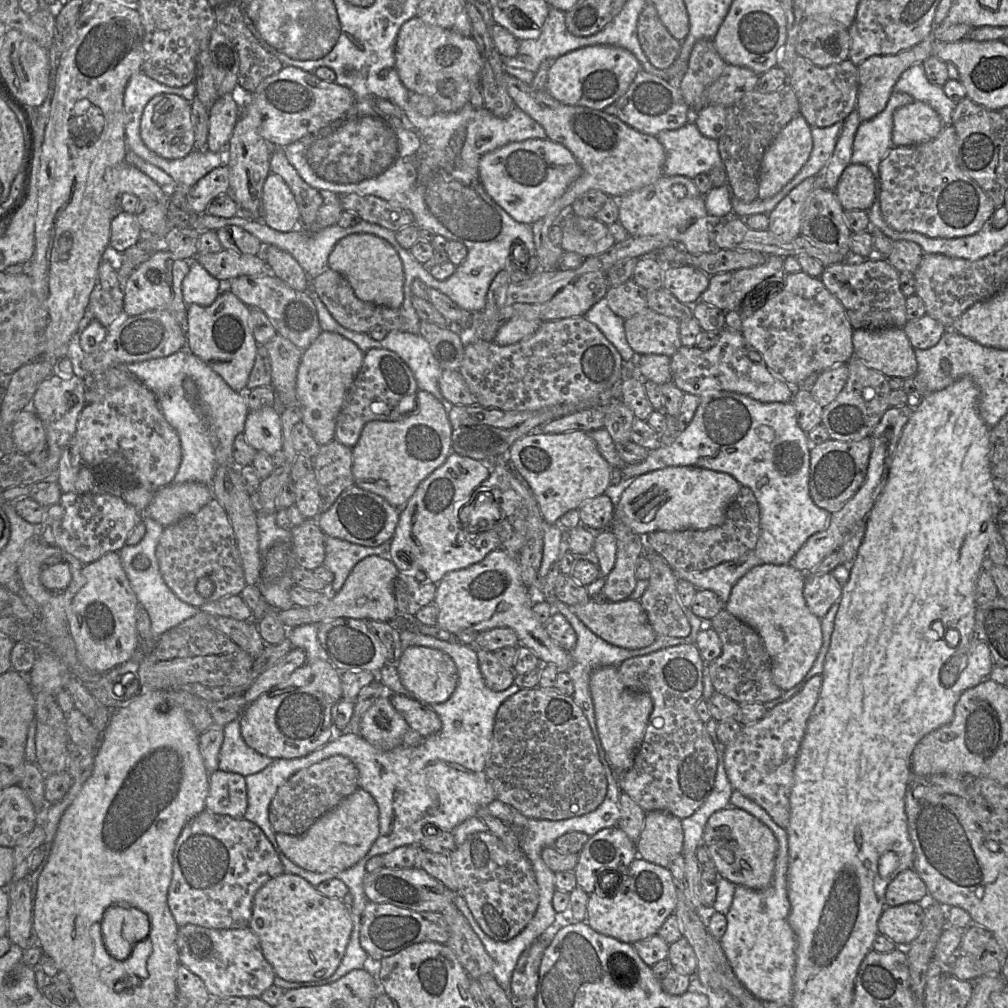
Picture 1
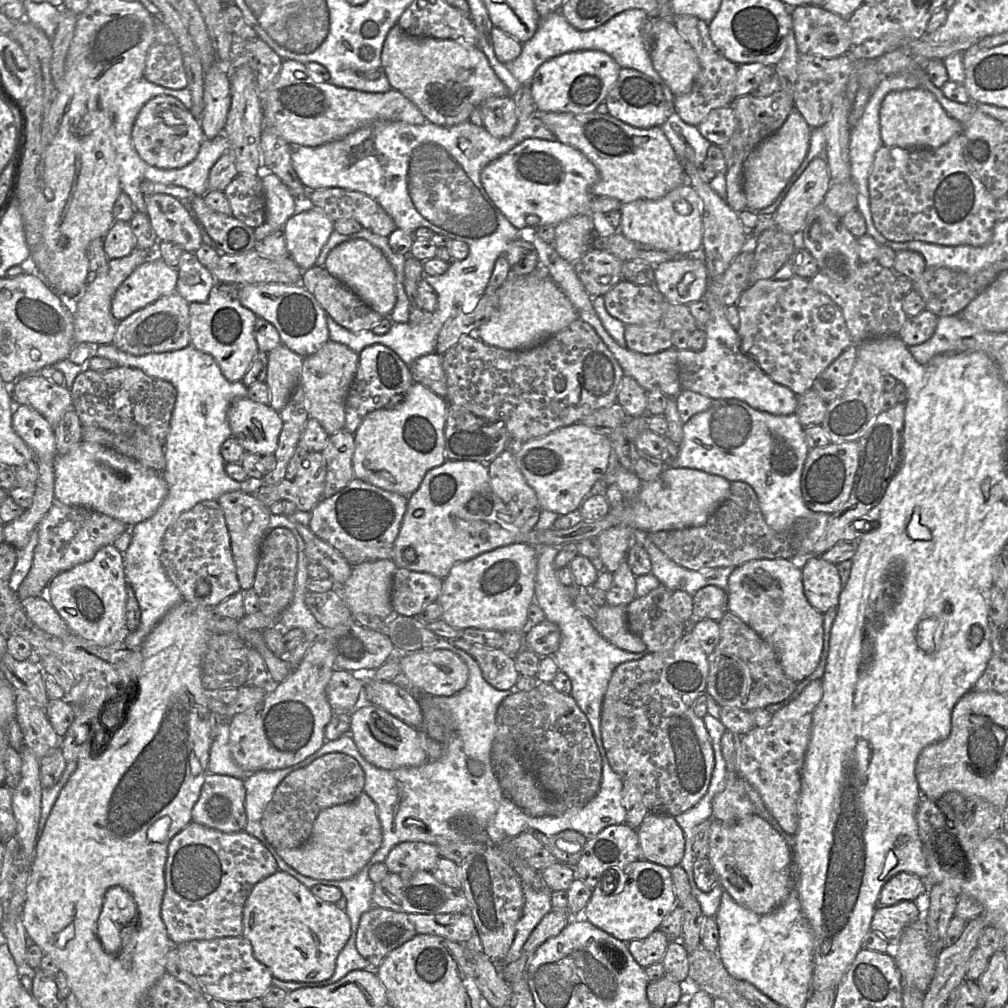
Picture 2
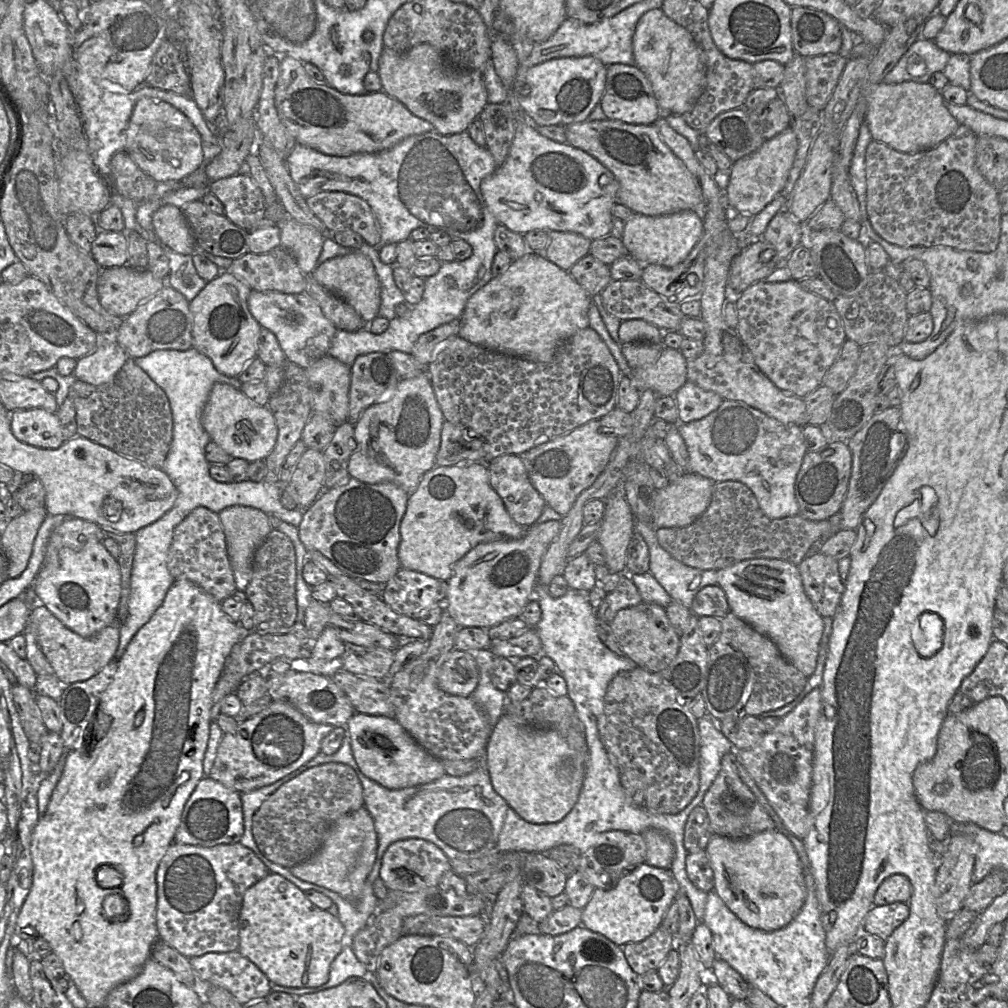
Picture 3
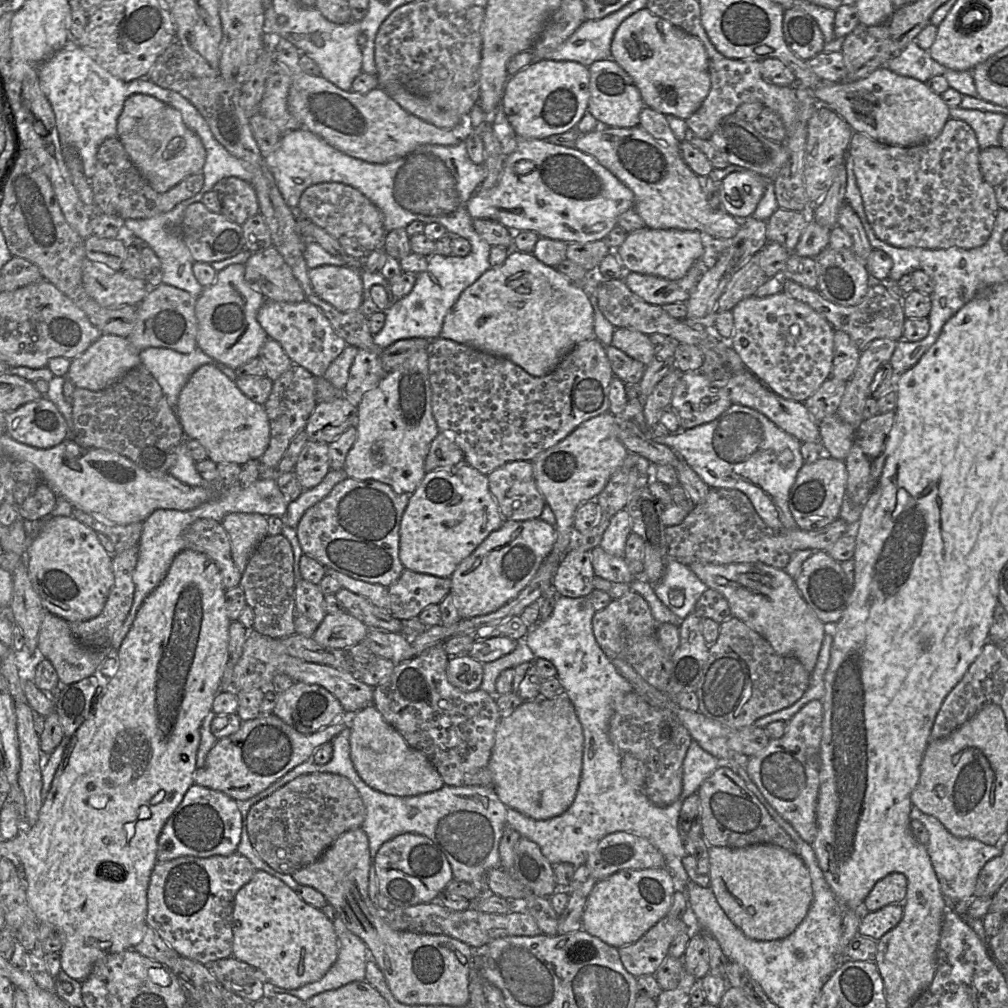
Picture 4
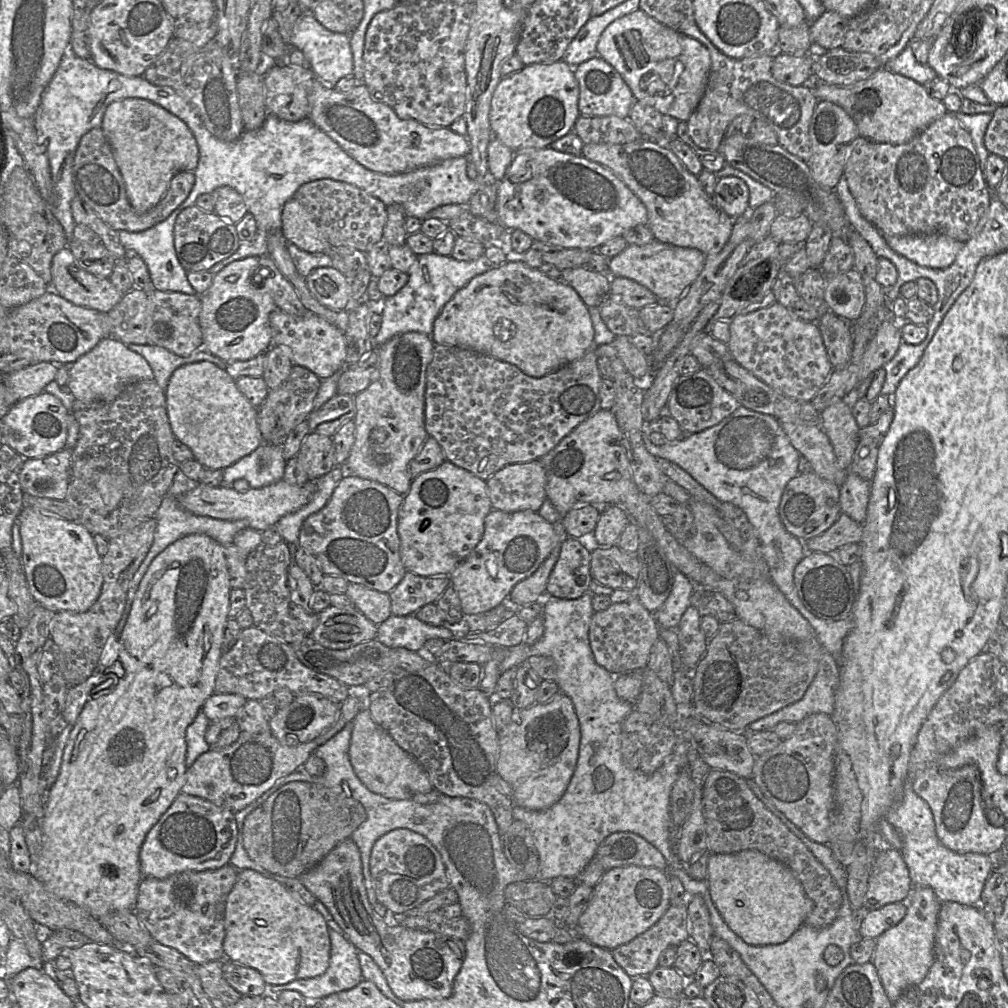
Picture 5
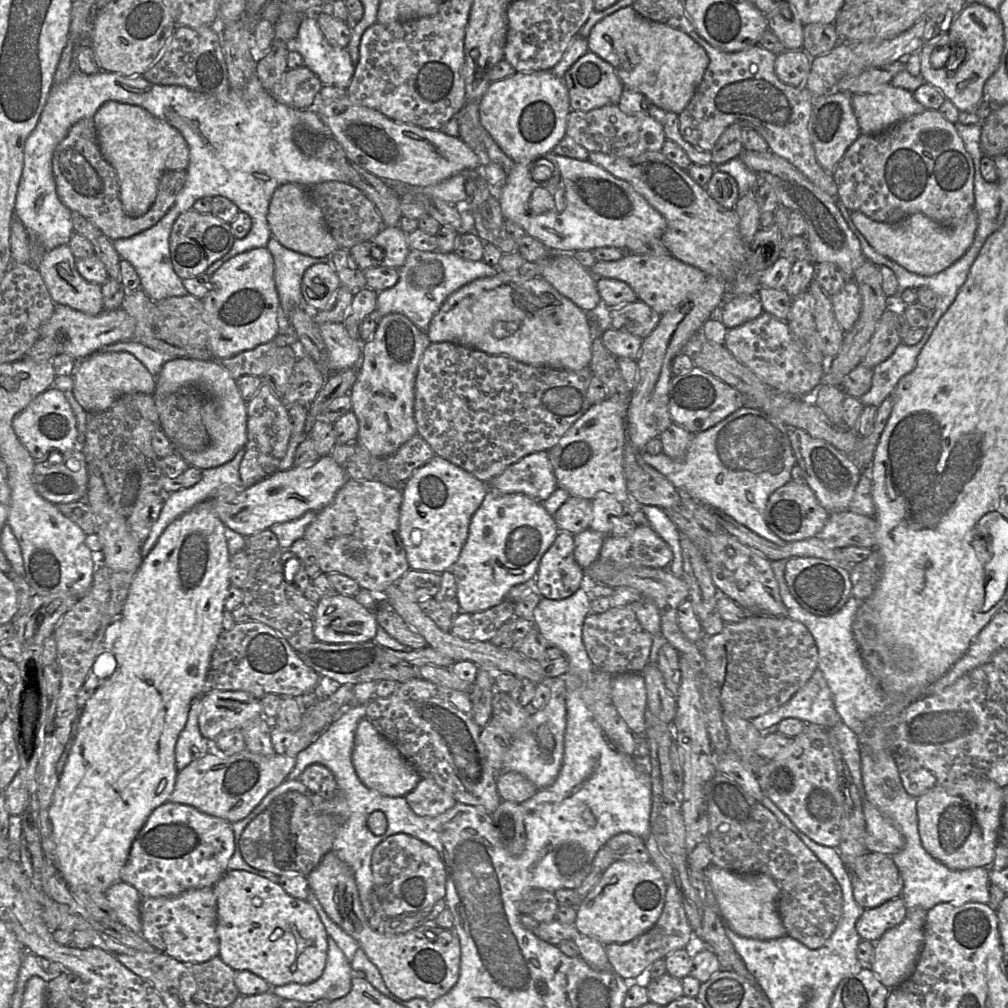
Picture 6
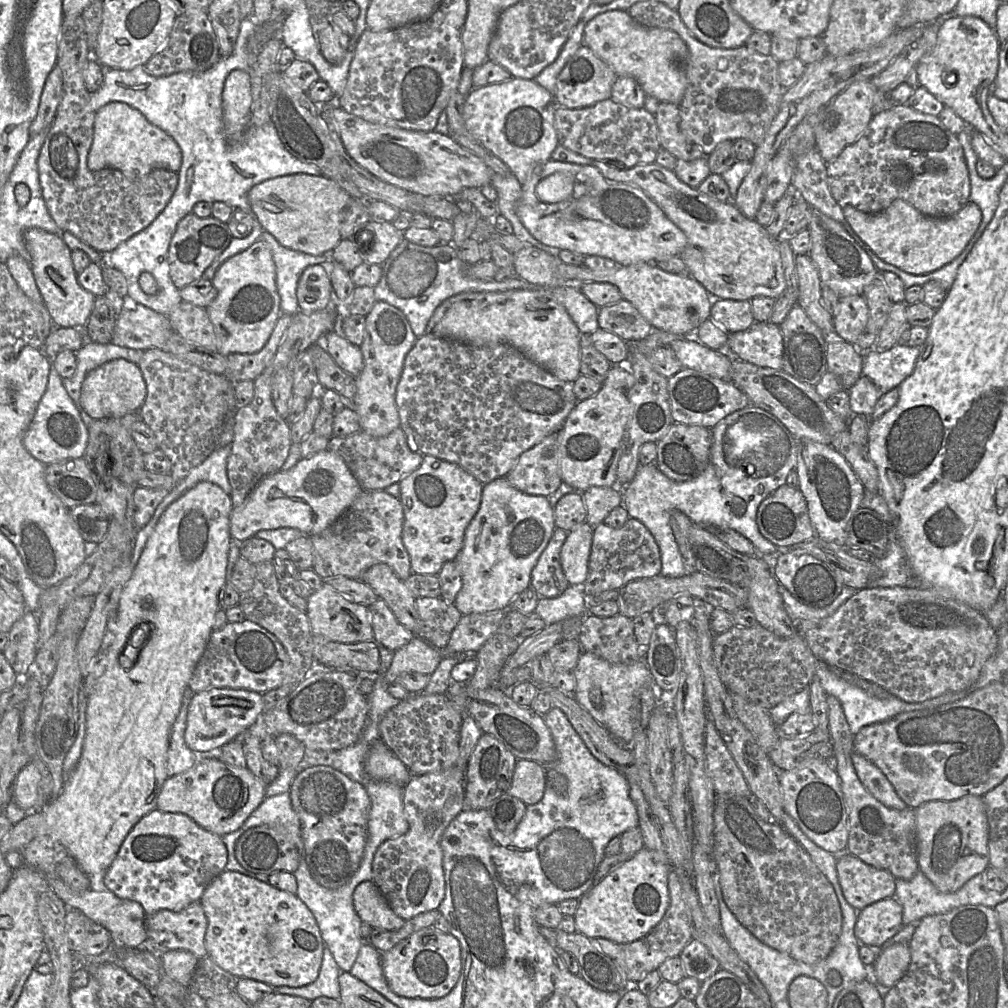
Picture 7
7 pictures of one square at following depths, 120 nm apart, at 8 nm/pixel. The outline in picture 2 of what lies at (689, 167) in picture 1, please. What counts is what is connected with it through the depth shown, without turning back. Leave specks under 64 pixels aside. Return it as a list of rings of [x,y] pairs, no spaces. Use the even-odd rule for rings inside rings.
[[[675,111],[661,128],[681,163],[688,160],[698,168],[706,160],[712,143],[701,135],[696,126],[685,123]]]

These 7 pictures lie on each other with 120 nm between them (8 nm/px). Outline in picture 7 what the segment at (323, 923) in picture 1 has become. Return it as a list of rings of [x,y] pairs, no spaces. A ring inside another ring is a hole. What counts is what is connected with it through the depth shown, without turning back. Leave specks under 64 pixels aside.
[[[225,870],[211,881],[199,901],[208,920],[207,956],[225,971],[271,987],[302,987],[317,979],[324,942],[312,912],[295,894]]]

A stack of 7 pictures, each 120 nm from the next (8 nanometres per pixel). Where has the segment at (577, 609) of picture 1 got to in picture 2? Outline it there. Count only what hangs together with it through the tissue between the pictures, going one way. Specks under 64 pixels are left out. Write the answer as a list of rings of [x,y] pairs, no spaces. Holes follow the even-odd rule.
[[[608,604],[599,607],[593,625],[603,638],[617,648],[632,653],[644,653],[645,643],[628,627],[626,608],[623,605]]]

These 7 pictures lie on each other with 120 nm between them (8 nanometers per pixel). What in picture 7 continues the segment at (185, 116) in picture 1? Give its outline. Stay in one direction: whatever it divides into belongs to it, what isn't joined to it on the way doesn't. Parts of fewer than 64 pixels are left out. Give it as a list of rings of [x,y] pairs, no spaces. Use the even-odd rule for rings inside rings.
[[[110,102],[96,112],[94,120],[94,137],[87,158],[91,171],[104,168],[120,170],[129,180],[137,180],[155,168],[178,172],[182,164],[182,152],[176,141],[165,131],[151,124],[137,109],[123,102]]]

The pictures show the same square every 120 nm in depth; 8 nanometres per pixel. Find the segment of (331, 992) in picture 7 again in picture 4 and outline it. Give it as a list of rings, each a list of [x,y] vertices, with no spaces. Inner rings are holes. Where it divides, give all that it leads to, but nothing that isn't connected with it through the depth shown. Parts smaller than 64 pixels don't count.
[[[336,913],[334,930],[338,939],[338,957],[329,971],[319,981],[297,989],[283,989],[270,983],[264,984],[264,996],[290,994],[306,1002],[320,993],[336,990],[349,983],[364,981],[369,950],[366,944],[344,925]]]

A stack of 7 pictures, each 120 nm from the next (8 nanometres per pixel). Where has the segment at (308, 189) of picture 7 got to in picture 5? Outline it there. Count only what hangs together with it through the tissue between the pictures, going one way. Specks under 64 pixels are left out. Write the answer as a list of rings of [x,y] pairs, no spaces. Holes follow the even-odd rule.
[[[295,198],[283,207],[281,232],[288,243],[309,253],[329,253],[334,249],[311,213]]]

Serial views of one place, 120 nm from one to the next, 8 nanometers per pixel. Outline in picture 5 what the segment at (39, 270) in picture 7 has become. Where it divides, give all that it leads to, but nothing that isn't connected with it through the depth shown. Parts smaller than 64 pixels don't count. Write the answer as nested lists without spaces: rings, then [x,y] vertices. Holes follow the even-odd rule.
[[[69,247],[61,249],[52,259],[49,289],[77,306],[102,313],[111,311],[123,297],[109,278],[85,271]]]

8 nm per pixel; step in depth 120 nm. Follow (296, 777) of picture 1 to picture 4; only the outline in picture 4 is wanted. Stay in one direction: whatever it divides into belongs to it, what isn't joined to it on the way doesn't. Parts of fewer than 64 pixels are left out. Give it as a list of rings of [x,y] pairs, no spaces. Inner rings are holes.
[[[332,773],[301,775],[251,807],[247,832],[252,847],[273,870],[292,875],[314,863],[343,833],[362,826],[366,815],[364,803],[355,786],[344,776]]]

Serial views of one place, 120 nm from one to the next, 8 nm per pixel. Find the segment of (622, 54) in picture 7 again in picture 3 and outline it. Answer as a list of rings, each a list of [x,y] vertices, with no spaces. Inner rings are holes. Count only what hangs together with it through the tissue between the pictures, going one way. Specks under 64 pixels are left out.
[[[651,9],[638,20],[632,46],[635,66],[649,79],[662,113],[682,115],[688,112],[701,96],[706,85],[704,54],[691,33],[668,18],[661,9]]]

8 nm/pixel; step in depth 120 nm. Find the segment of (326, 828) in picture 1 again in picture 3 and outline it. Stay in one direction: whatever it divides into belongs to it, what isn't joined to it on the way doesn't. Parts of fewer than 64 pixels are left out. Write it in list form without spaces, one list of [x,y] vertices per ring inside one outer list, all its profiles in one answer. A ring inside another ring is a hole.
[[[363,806],[340,817],[330,827],[320,850],[309,860],[292,867],[290,872],[302,881],[337,893],[348,901],[356,901],[377,856],[378,838],[374,820]]]

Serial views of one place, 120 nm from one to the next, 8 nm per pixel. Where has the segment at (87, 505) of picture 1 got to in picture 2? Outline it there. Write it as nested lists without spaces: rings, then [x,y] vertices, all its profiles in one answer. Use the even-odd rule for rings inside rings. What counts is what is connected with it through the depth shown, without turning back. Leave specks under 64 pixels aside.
[[[54,498],[54,503],[38,525],[38,544],[35,547],[32,567],[20,585],[20,601],[40,597],[50,581],[58,574],[93,559],[99,549],[113,545],[128,525],[101,512],[83,507],[65,505]]]

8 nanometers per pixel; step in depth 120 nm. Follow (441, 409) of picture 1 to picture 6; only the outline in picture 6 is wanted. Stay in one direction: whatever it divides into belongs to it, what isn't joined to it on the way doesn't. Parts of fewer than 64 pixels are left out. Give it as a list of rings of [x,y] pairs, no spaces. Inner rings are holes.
[[[399,313],[383,316],[378,321],[372,337],[362,343],[362,359],[357,365],[357,379],[349,395],[352,402],[351,411],[358,420],[357,443],[376,458],[393,455],[401,445],[417,434],[414,418],[415,378],[421,357],[430,344],[426,332]]]

